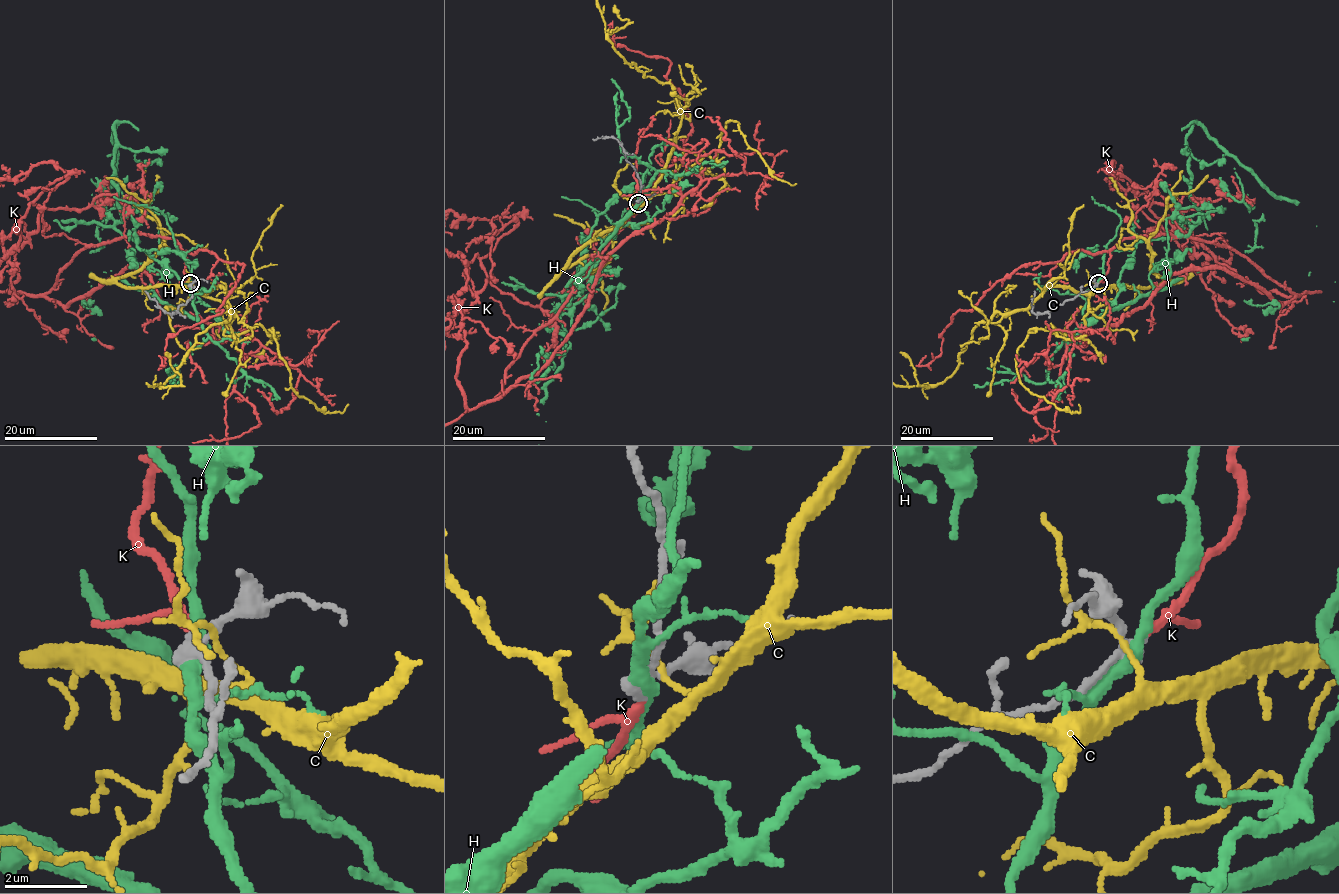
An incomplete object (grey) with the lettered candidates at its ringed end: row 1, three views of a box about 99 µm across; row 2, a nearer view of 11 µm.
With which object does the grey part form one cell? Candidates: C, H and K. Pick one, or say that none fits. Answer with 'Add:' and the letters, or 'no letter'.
Add: K

